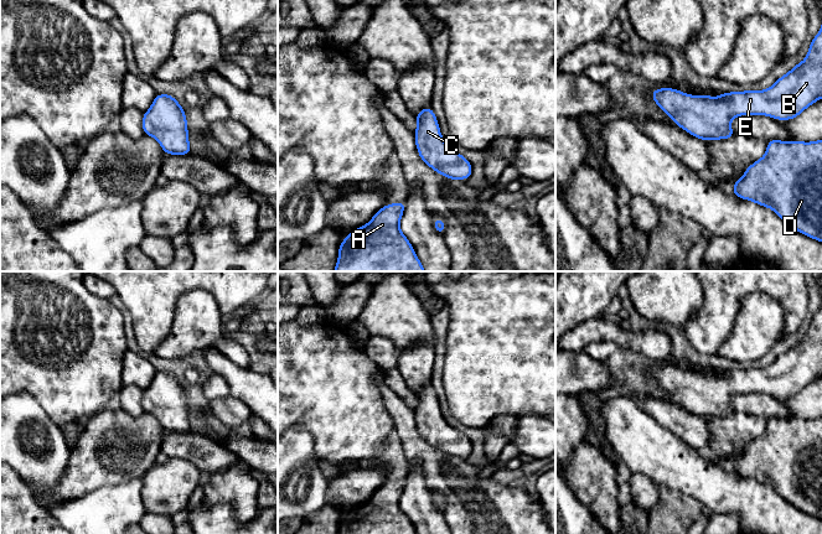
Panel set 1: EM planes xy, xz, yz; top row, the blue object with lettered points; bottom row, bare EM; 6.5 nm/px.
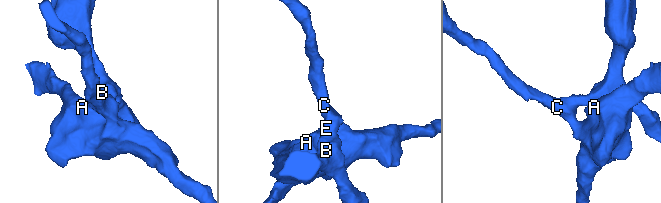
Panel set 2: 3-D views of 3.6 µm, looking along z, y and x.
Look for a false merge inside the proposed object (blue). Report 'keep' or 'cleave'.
keep

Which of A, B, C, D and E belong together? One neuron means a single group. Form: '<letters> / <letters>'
A B C D E

